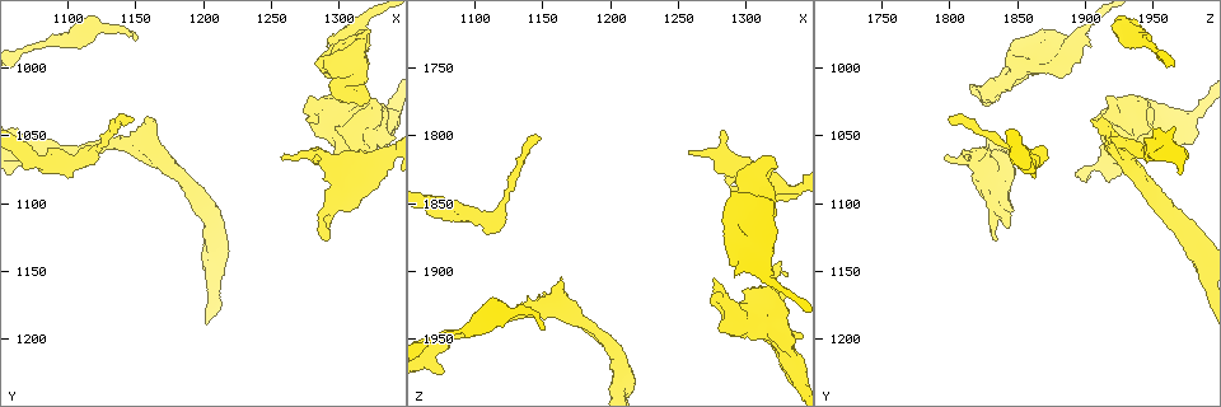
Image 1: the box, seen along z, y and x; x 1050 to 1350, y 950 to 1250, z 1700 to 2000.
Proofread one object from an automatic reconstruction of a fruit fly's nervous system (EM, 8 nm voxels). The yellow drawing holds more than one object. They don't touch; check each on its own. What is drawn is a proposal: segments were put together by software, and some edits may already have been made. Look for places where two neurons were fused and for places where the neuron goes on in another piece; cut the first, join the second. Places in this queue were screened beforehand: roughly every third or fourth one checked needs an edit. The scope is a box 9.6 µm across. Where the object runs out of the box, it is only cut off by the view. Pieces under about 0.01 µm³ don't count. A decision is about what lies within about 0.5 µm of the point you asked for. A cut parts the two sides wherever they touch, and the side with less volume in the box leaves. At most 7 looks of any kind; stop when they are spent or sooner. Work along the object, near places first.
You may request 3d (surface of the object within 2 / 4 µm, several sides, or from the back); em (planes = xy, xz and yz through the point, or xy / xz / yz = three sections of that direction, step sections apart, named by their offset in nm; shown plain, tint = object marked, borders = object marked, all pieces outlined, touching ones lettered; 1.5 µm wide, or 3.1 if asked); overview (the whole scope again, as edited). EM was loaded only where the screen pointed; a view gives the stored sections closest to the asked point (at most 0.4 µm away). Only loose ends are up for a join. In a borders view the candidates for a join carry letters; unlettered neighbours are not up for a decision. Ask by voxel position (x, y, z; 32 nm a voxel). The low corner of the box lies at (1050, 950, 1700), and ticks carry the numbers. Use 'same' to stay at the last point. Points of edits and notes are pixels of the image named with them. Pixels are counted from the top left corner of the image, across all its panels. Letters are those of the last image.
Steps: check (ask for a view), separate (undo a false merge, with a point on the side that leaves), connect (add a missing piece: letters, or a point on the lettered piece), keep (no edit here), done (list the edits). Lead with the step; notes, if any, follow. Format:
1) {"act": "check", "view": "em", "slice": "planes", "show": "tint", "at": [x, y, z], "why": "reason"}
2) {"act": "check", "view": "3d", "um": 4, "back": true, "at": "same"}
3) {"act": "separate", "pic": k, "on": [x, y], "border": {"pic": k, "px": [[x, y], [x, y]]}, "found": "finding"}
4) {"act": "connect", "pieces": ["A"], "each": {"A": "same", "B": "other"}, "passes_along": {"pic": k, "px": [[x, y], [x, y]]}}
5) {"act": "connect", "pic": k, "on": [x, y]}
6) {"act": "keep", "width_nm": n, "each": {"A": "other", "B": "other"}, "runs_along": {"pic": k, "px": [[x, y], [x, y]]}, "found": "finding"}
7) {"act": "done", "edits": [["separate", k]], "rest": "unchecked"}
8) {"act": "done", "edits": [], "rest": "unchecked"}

{"act": "check", "view": "em", "slice": "xz", "step": 8, "show": "tint", "at": [1336, 1070, 1842], "why": "sharp bend"}

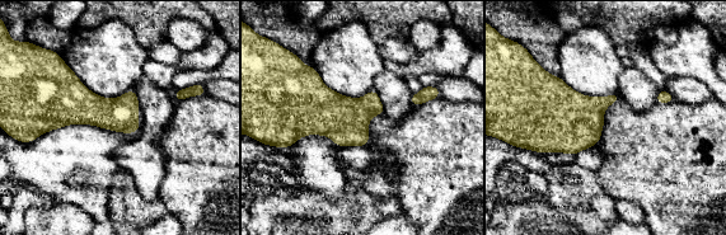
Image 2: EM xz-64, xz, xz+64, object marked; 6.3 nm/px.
{"act": "check", "view": "em", "slice": "planes", "show": "borders", "at": "same", "why": "another direction"}

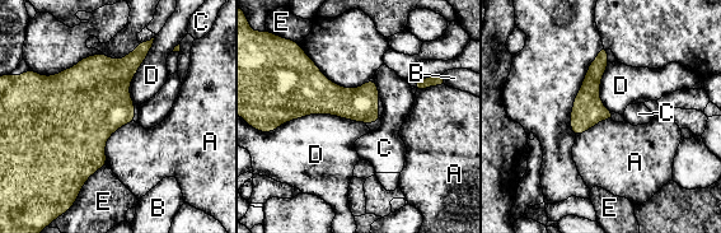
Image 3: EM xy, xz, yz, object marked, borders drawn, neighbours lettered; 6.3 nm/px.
{"act": "keep", "longest_contact_nm": ["D", 600], "each": {"A": "other", "B": "other", "C": "other", "D": "other", "E": "other"}, "found": "all the same neuron"}

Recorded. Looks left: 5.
{"act": "check", "view": "3d", "um": 2, "at": [1152, 978, 1942], "why": "free end"}

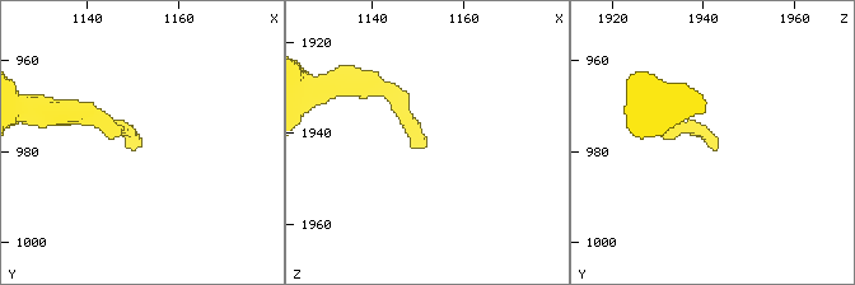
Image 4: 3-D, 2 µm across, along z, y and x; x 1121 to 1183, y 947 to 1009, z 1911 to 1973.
{"act": "check", "view": "em", "slice": "yz", "step": 4, "show": "tint", "at": [1151, 979, 1942], "why": "now the EM"}

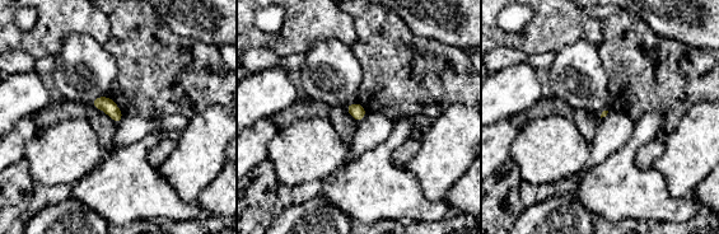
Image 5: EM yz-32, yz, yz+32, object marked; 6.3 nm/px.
{"act": "check", "view": "em", "slice": "planes", "show": "borders", "at": "same", "why": "cut it another way"}

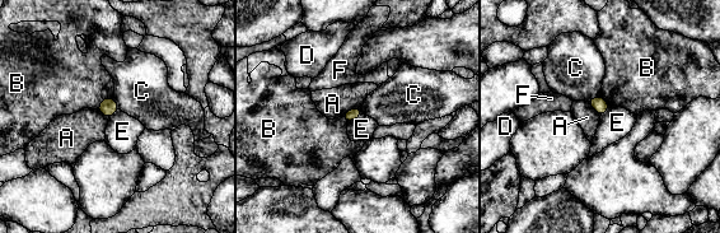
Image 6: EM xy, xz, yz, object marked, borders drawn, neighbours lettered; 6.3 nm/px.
{"act": "keep", "each": {"A": "other", "B": "other", "C": "other", "D": "other", "E": "other", "F": "other"}, "found": "no lettered piece goes on from it"}

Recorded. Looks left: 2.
{"act": "check", "view": "em", "slice": "planes", "show": "plain", "at": [1164, 1038, 1906], "why": "free end"}

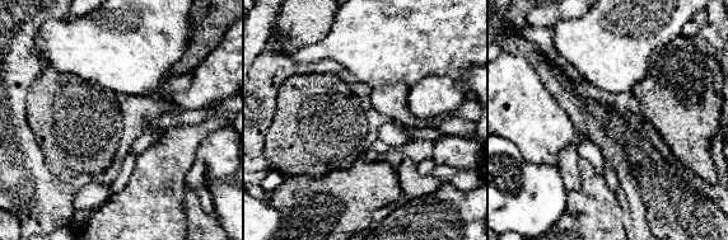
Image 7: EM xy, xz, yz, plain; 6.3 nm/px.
{"act": "check", "view": "em", "slice": "planes", "show": "borders", "at": "same", "why": "see the neighbours"}

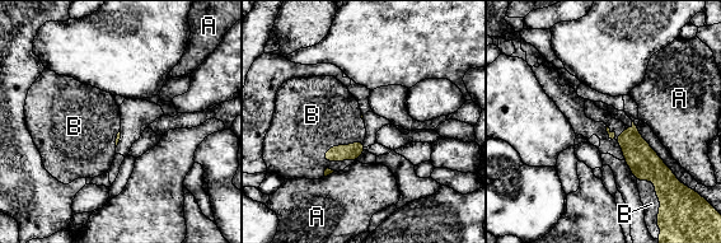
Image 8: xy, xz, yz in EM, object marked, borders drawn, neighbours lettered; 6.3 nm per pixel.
{"act": "connect", "pic": 8, "on": [319, 112], "each": {"A": "other", "B": "same"}, "passes_along": {"pic": 8, "px": [[352, 152], [341, 145], [319, 112]]}, "found": "the neuron continues"}

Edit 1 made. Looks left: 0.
{"act": "done", "edits": [["connect", 8]], "rest": "unchecked"}

